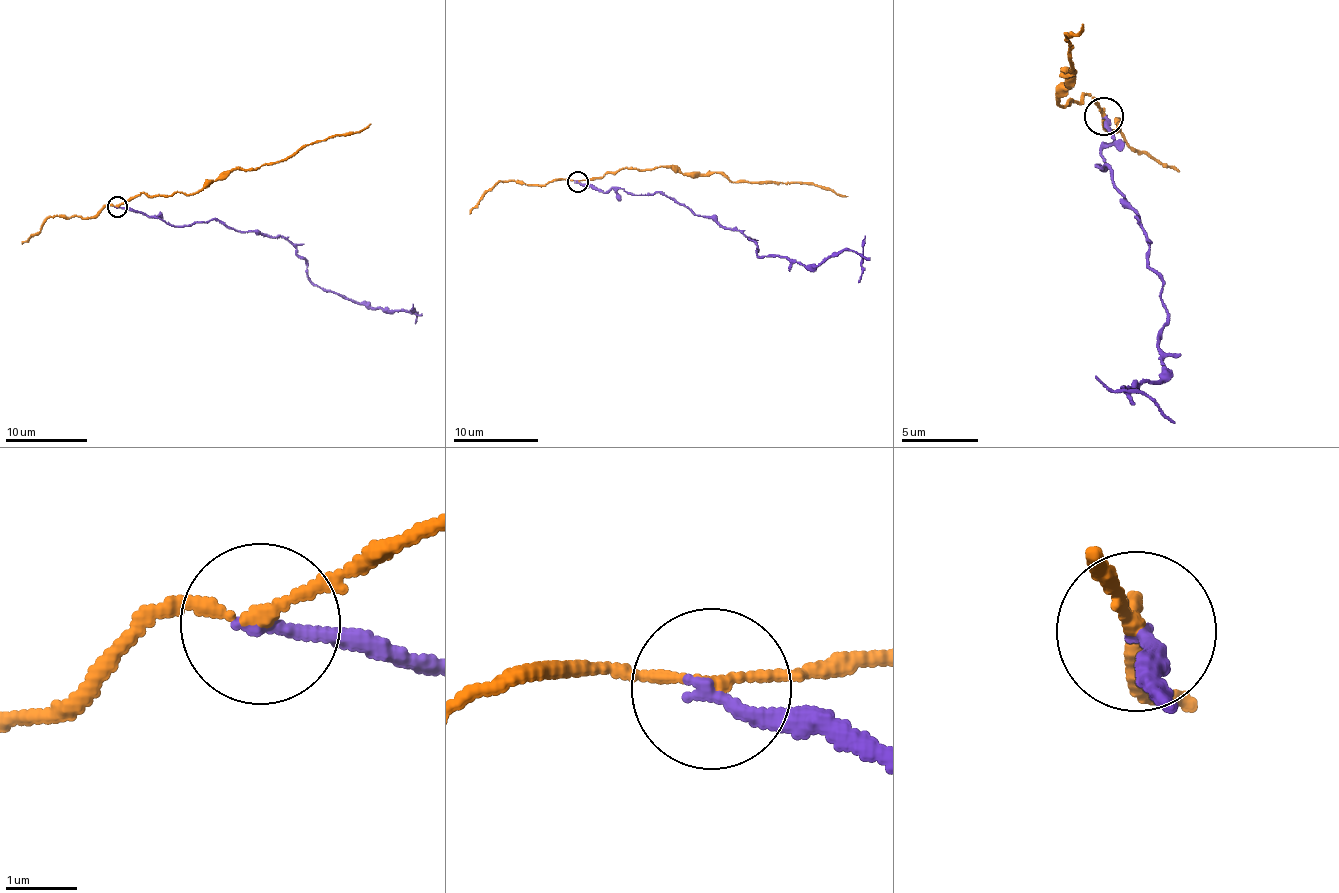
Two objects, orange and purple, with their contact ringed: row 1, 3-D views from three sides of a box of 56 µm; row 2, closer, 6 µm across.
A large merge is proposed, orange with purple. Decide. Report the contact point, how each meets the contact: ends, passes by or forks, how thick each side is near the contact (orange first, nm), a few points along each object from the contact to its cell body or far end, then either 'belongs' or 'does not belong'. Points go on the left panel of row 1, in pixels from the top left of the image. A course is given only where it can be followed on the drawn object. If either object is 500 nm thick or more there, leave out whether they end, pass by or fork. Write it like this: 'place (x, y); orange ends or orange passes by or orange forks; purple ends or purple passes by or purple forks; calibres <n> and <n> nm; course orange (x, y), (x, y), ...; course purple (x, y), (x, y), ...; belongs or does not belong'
place (117, 207); orange passes by; purple ends; calibres 160 and 190 nm; course orange (118, 206), (141, 193), (201, 191), (235, 168), (256, 170), (263, 163), (287, 160), (310, 143), (371, 124); course purple (118, 206), (176, 226), (219, 220), (281, 236), (313, 283), (370, 305), (414, 309), (414, 323); does not belong

